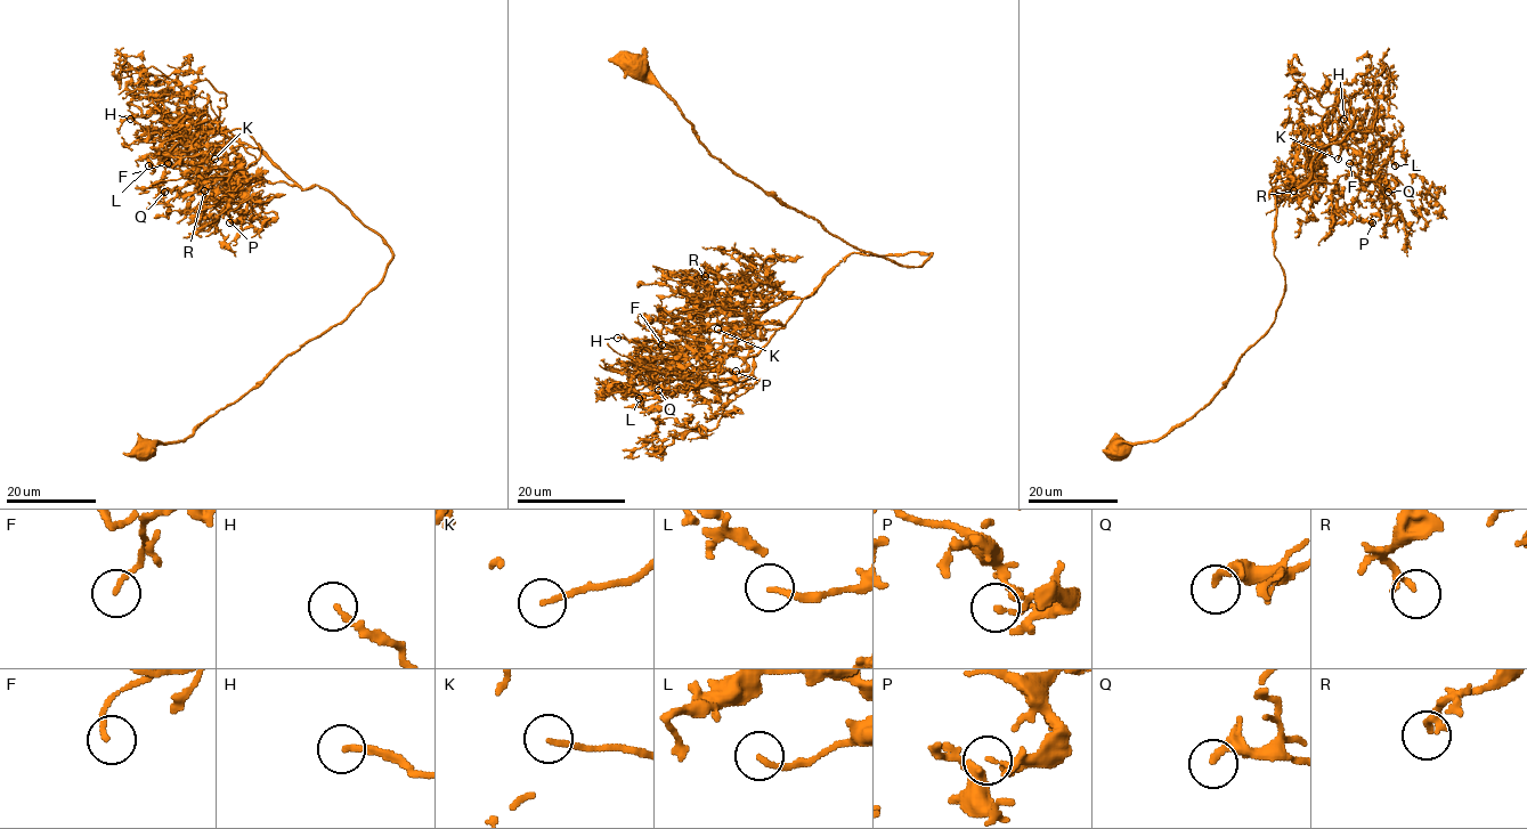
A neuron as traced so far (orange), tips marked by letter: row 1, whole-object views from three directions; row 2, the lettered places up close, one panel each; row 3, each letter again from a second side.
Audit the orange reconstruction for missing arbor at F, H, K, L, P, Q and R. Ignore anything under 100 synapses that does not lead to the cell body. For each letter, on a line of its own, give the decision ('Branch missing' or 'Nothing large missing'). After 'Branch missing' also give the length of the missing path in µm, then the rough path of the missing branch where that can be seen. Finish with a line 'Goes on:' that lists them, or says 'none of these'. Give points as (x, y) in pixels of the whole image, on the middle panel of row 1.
F: Nothing large missing
H: Nothing large missing
K: Branch missing. Missing length about 20 µm. Course of what is missing: (717, 328), (695, 324), (688, 331), (688, 339), (682, 341), (704, 356), (691, 357)
L: Nothing large missing
P: Nothing large missing
Q: Nothing large missing
R: Nothing large missing
Goes on: K

